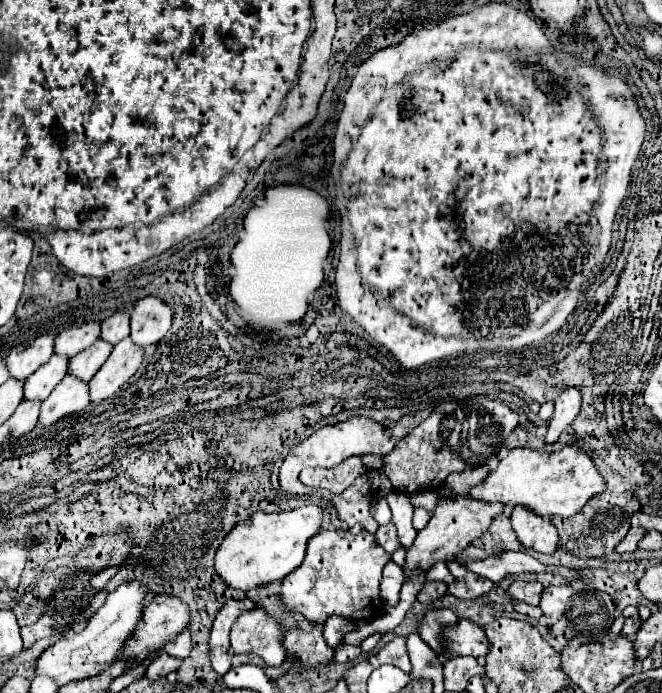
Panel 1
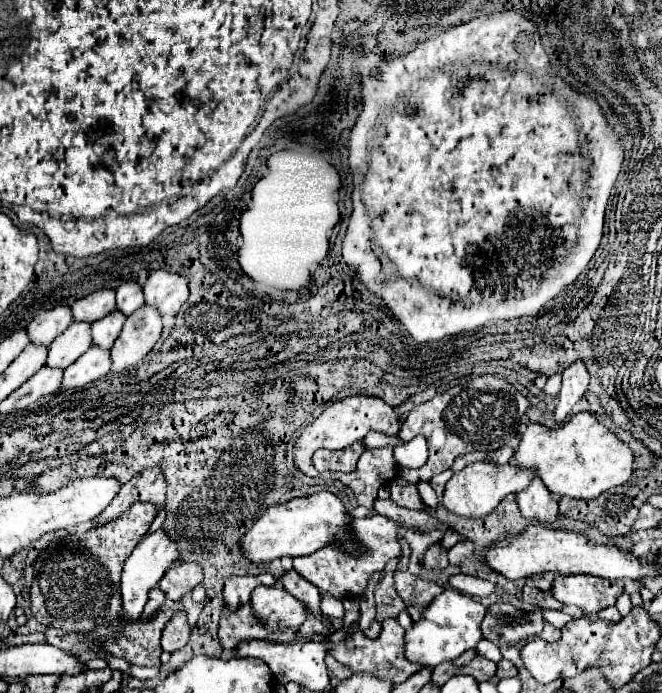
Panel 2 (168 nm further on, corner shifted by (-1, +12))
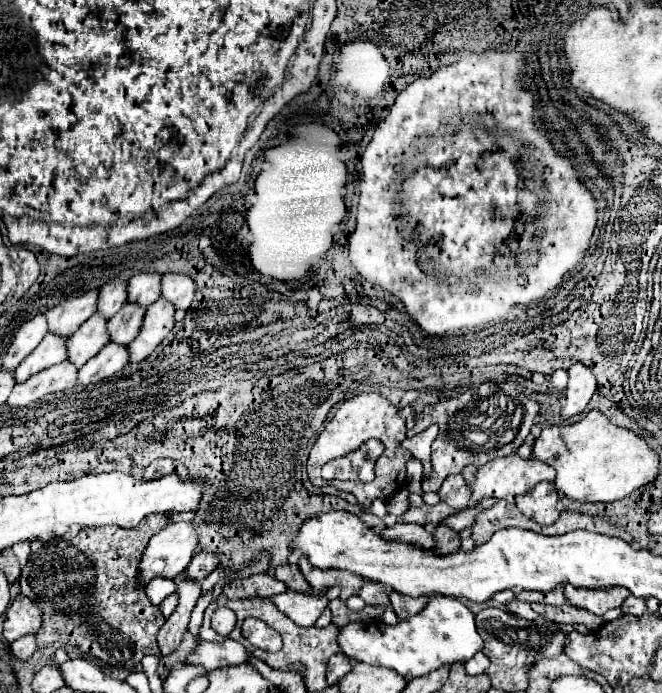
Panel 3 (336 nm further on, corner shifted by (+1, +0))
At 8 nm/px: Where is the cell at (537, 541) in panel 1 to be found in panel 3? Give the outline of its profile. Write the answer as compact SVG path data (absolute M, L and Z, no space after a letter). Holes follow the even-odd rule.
M540 482L526 496L516 496L516 506L526 518L538 522L540 526L550 526L560 516L560 512L556 510L556 500L558 500L558 494L554 484Z

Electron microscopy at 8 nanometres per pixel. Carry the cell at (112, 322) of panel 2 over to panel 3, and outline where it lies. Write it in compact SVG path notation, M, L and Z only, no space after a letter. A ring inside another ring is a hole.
M126 304L114 318L110 318L108 320L108 338L110 338L110 342L128 344L130 340L134 340L140 326L142 326L144 312L146 310L138 308L136 304Z

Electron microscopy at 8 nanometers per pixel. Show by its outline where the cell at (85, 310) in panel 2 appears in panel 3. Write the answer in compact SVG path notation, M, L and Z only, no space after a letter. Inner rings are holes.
M120 280L108 282L100 288L96 312L112 318L124 304L126 304L126 282L120 282Z

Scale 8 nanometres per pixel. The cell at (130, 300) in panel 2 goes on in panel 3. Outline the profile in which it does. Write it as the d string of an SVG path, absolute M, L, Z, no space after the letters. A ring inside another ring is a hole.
M136 274L128 282L128 304L138 304L148 308L160 298L160 274Z

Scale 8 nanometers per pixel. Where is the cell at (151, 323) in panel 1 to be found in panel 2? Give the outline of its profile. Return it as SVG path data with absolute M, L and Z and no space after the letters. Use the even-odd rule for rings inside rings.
M154 270L144 284L146 304L152 304L160 314L176 314L188 300L188 280L168 270Z

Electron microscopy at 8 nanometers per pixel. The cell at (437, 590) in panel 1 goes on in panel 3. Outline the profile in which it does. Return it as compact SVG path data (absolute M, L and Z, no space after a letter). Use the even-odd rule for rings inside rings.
M438 524L438 526L432 526L430 530L434 530L434 548L432 548L432 552L436 554L436 556L448 556L448 554L452 554L452 552L458 552L458 548L460 548L460 536L458 536L458 532L454 532L454 530L450 530L450 528L446 528L446 526L442 526L442 524Z

